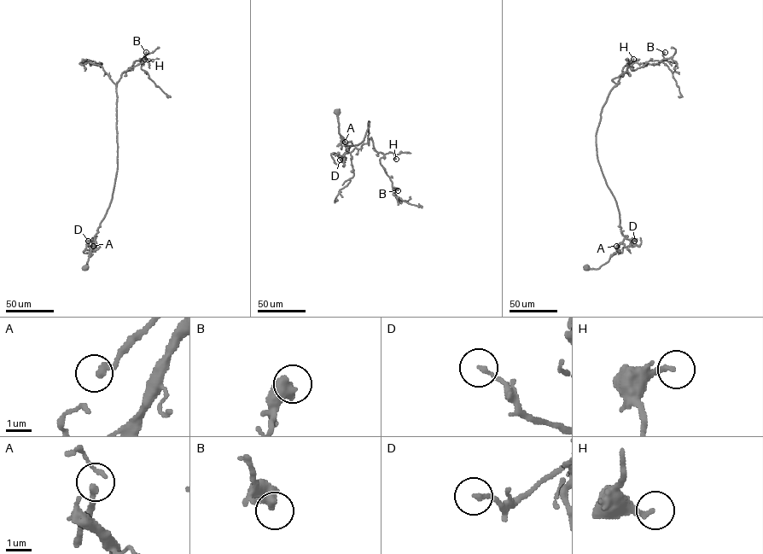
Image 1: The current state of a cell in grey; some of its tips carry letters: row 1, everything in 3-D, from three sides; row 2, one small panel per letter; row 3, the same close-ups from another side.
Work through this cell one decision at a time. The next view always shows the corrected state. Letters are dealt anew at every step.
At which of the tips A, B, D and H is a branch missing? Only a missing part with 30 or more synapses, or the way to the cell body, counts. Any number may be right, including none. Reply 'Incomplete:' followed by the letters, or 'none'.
Incomplete: none

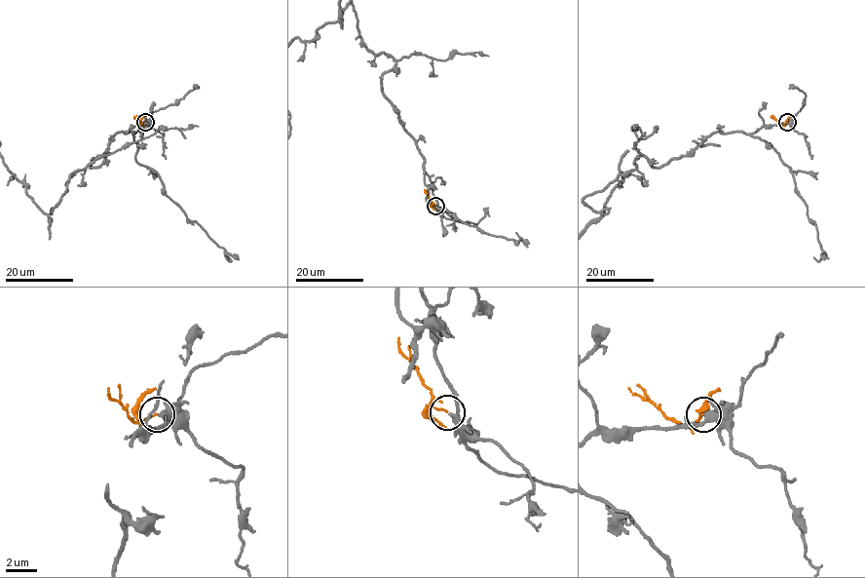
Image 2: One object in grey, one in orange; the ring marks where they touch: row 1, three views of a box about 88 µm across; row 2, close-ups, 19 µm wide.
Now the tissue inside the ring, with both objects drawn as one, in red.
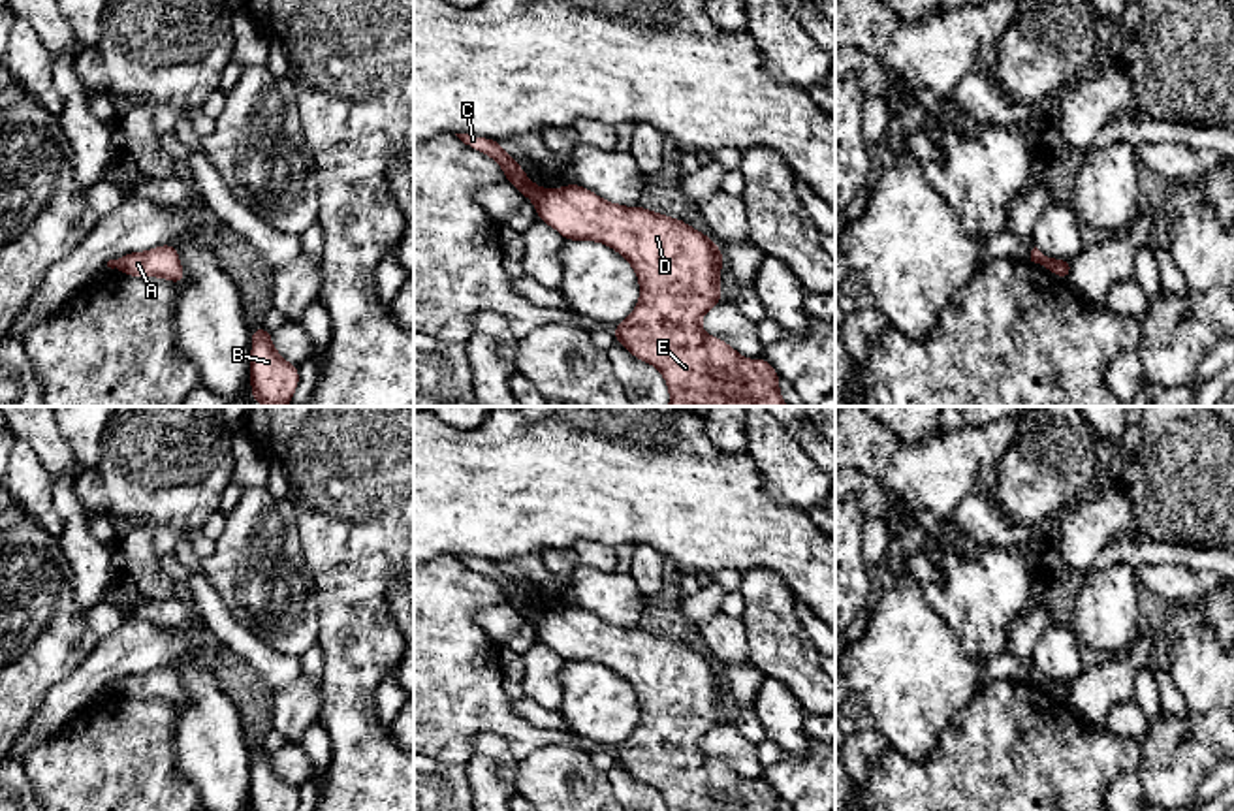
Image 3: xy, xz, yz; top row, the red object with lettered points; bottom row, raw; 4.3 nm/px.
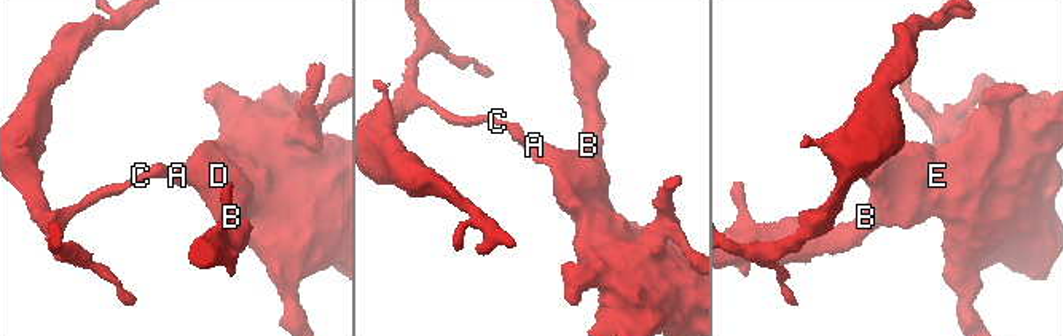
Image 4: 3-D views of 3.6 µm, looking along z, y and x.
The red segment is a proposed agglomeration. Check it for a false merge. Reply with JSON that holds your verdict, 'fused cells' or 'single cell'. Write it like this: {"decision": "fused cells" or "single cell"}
{"decision": "fused cells"}

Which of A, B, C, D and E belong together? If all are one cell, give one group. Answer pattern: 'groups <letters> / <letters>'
groups A B D E / C

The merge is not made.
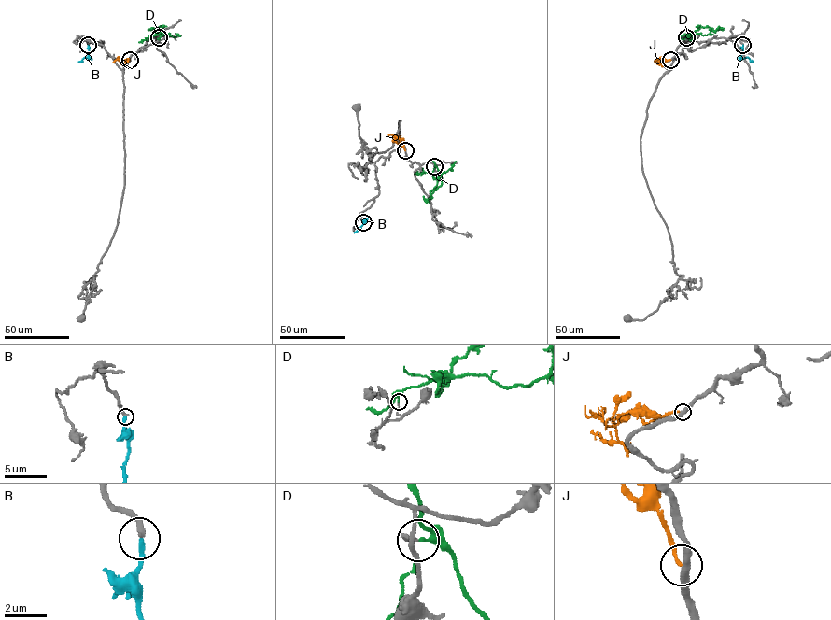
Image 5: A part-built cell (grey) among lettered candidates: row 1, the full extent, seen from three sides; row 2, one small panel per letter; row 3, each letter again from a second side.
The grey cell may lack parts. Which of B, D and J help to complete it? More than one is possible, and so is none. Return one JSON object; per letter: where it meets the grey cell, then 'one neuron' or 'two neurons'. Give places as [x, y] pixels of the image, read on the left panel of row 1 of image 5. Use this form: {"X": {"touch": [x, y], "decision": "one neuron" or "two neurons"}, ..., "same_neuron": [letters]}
{"B": {"touch": [88, 45], "decision": "one neuron"}, "D": {"touch": [159, 37], "decision": "two neurons"}, "J": {"touch": [130, 60], "decision": "two neurons"}, "same_neuron": ["B"]}

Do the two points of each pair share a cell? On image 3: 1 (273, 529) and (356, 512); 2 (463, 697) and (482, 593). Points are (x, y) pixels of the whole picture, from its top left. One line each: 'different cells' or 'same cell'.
1: different cells
2: same cell

